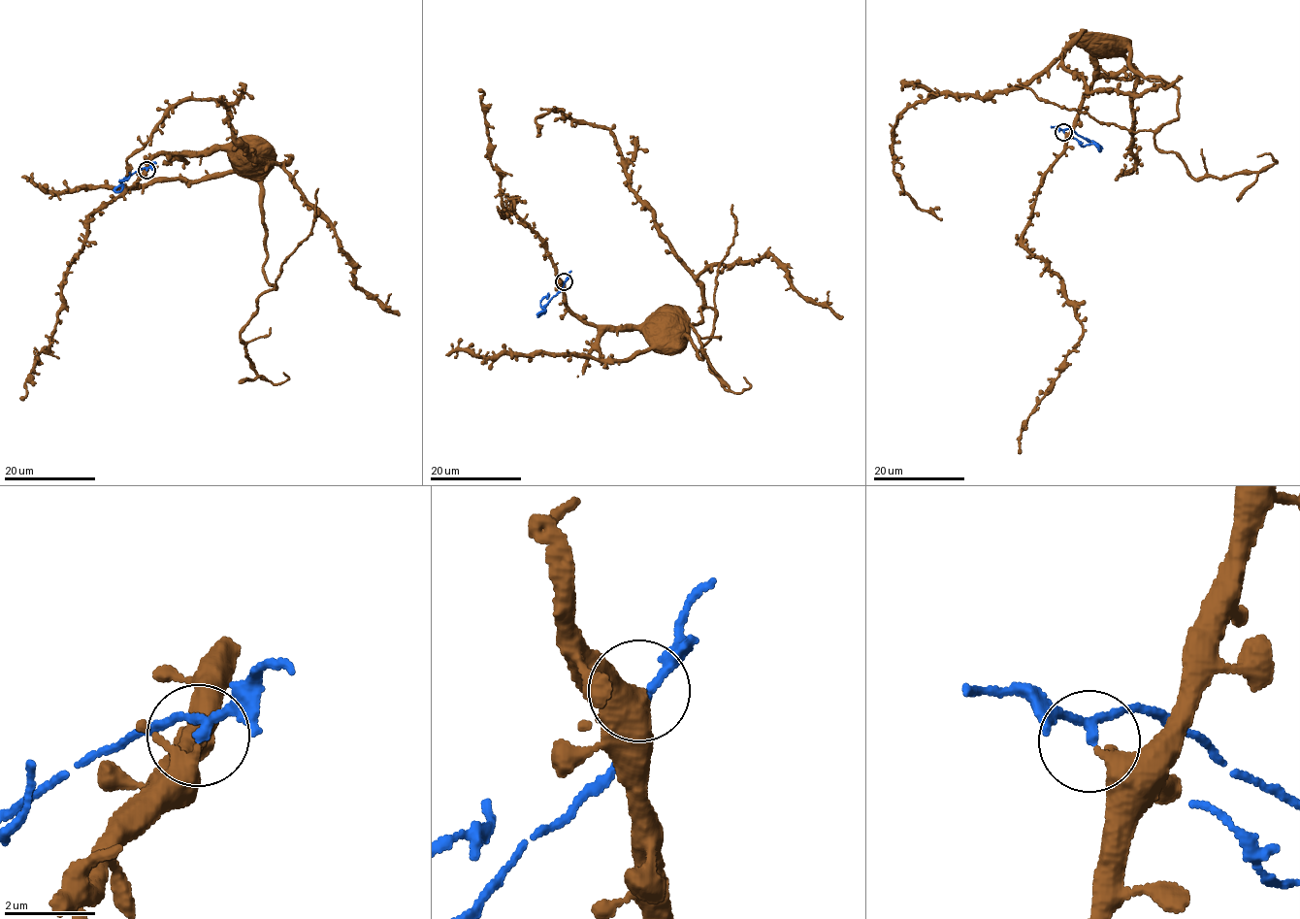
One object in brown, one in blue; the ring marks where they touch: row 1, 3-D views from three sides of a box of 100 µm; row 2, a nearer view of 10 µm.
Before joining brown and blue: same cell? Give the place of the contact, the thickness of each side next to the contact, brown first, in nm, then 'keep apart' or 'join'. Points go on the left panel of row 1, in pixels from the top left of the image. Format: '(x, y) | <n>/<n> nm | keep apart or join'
(146, 170) | 300/170 nm | keep apart

